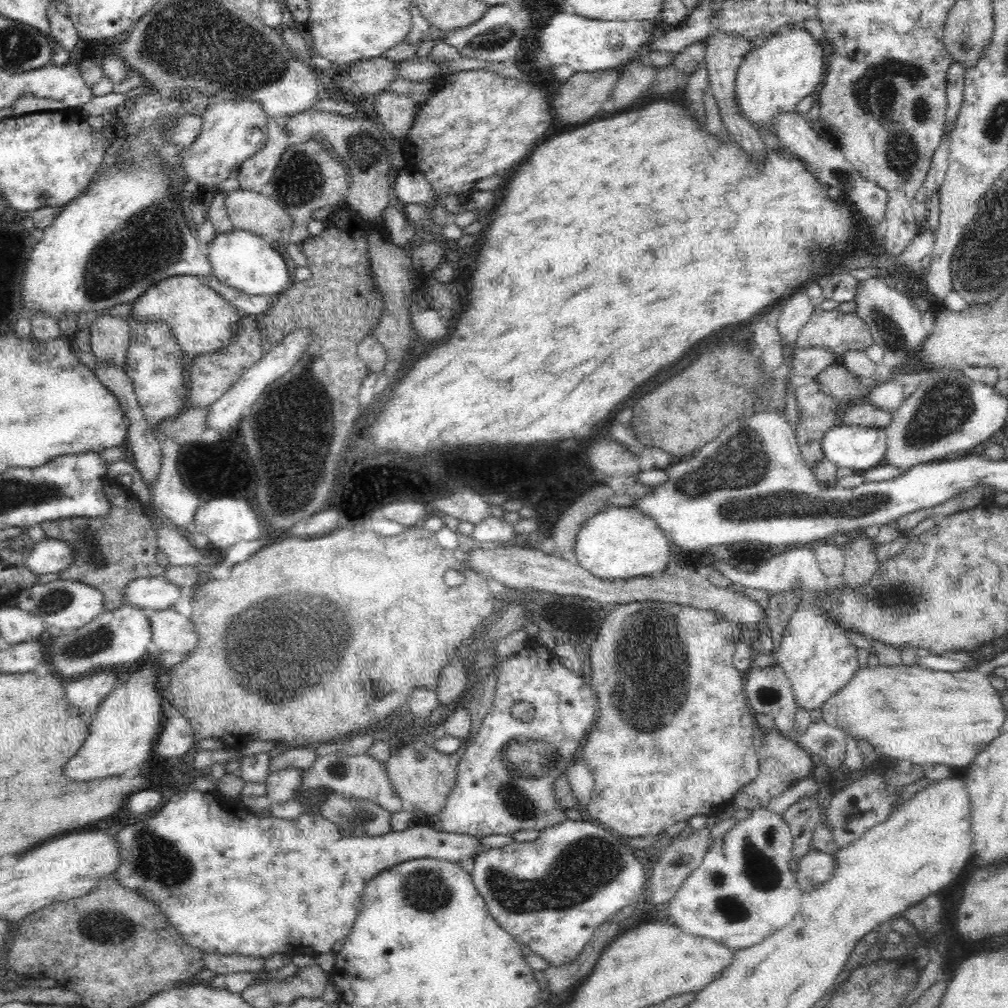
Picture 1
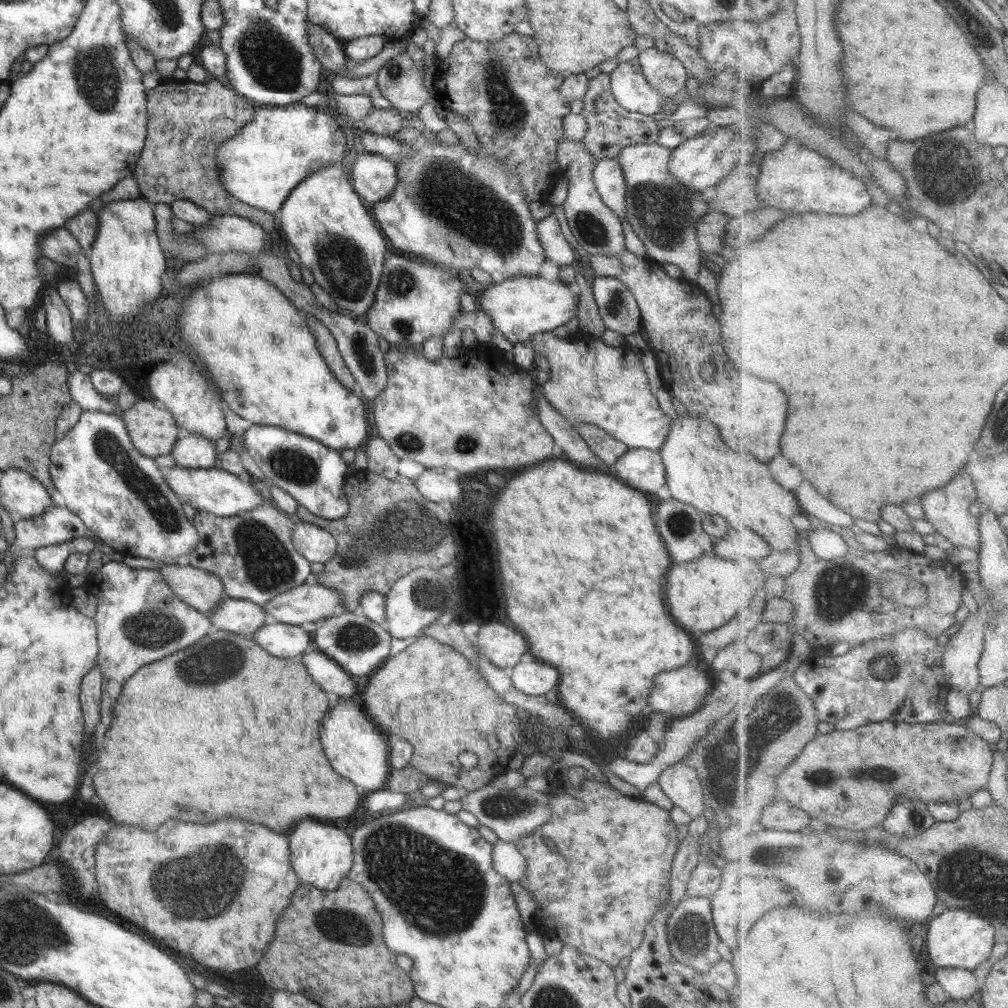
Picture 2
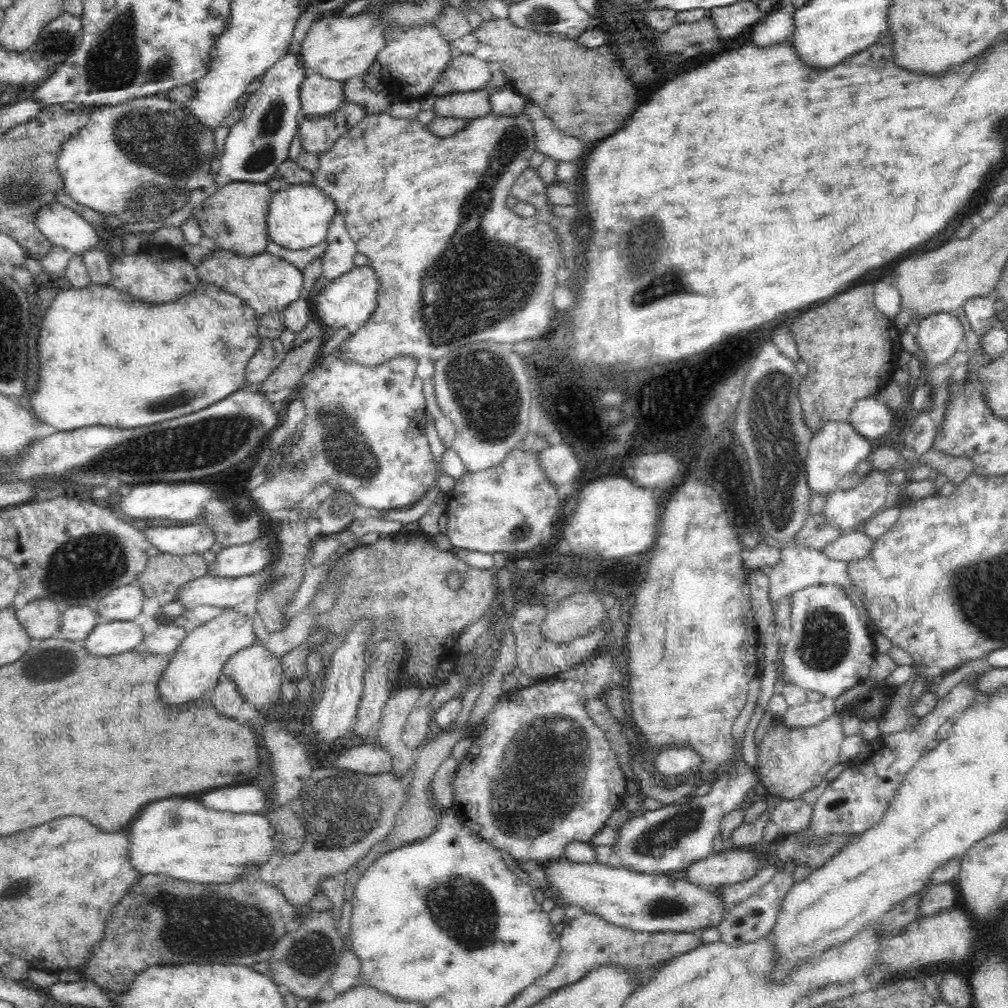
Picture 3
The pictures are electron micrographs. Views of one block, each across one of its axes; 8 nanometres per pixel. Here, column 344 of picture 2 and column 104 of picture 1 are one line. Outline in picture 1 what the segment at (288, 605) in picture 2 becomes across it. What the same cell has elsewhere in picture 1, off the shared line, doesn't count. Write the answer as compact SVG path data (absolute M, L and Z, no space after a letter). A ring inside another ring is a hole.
M58 579L48 584L35 584L30 588L20 590L16 597L18 597L16 607L42 618L42 622L46 622L48 626L58 626L64 630L82 628L105 612L102 593L96 588L77 581Z

